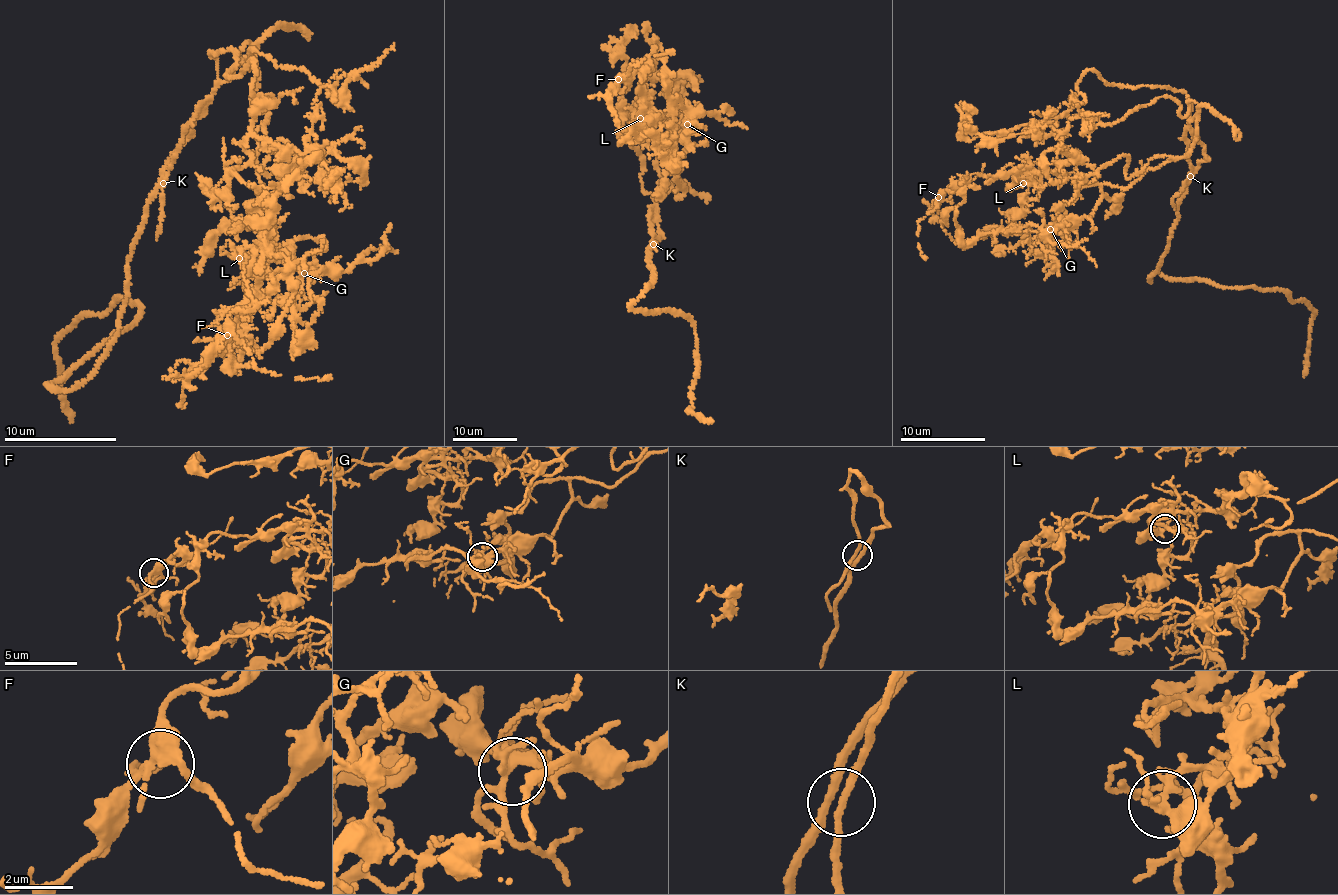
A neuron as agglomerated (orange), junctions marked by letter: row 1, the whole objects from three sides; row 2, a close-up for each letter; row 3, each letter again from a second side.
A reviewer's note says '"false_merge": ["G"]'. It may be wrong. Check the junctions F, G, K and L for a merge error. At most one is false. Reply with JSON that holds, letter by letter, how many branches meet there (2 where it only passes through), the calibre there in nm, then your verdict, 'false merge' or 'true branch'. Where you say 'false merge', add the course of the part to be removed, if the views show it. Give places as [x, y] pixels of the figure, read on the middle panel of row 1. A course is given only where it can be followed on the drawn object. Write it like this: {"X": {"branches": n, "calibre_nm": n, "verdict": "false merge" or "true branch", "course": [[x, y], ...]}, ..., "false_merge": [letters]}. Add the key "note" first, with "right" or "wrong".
{"note": "wrong", "F": {"branches": 4, "calibre_nm": 320, "verdict": "true branch"}, "G": {"branches": 7, "calibre_nm": 320, "verdict": "true branch"}, "K": {"branches": 4, "calibre_nm": 200, "verdict": "true branch"}, "L": {"branches": 4, "calibre_nm": 240, "verdict": "true branch"}, "false_merge": []}

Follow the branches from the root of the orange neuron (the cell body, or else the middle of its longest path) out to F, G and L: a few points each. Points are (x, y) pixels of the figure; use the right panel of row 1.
F: (1193, 119), (1189, 153), (1127, 179), (1122, 155), (1086, 181), (1072, 150), (1053, 171), (972, 174), (938, 197)
G: (1193, 119), (1198, 115), (1195, 142), (1189, 153), (1145, 171), (1127, 187), (1102, 186), (1090, 216), (1050, 229)
L: (1193, 119), (1189, 153), (1127, 179), (1122, 155), (1086, 181), (1094, 171), (1072, 150), (1024, 182)

